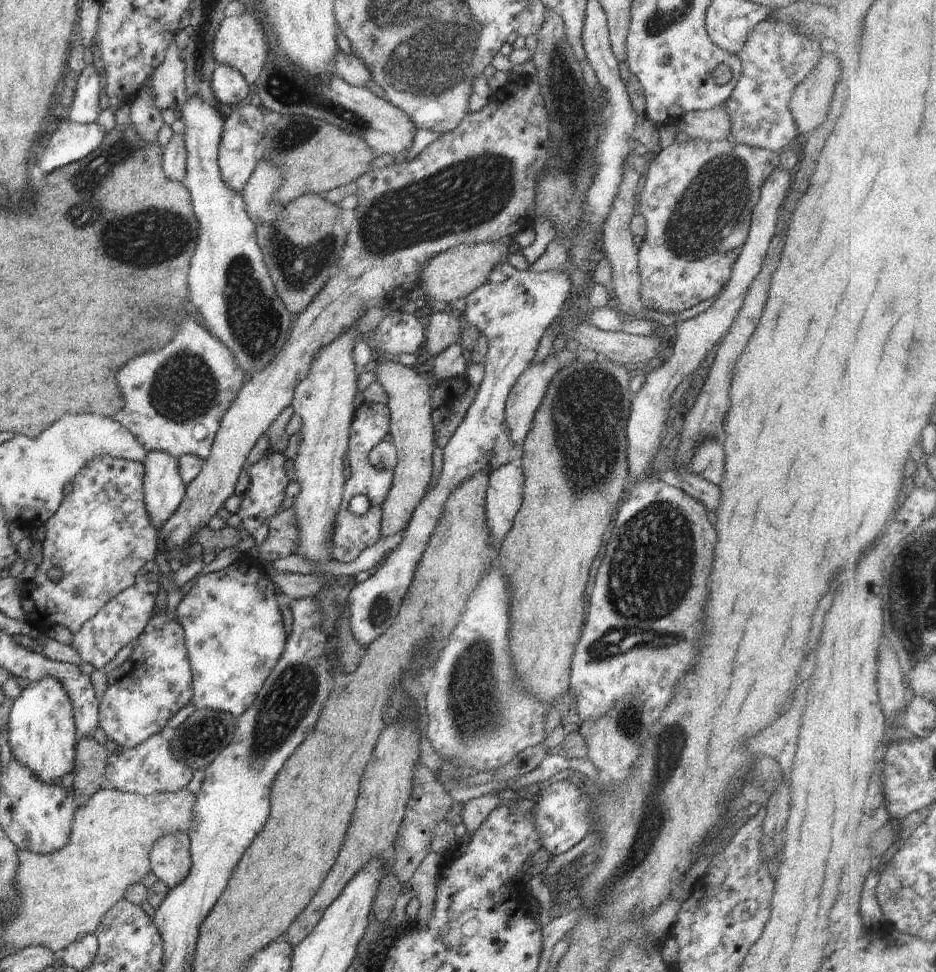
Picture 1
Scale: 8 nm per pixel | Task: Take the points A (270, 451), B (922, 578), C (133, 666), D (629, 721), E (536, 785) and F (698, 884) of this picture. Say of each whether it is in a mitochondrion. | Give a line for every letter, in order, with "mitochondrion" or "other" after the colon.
A: other
B: mitochondrion
C: other
D: mitochondrion
E: other
F: other

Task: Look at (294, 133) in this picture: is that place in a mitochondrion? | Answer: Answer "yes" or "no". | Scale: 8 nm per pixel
yes

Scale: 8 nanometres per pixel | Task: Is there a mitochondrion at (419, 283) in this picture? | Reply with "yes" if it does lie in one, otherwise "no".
no

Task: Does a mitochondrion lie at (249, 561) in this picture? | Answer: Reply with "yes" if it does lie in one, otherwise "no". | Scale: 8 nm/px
no

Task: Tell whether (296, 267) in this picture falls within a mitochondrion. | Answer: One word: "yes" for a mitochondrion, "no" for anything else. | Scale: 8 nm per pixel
yes

